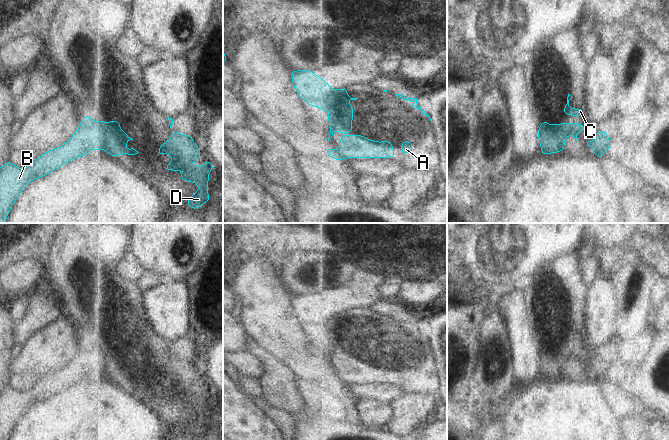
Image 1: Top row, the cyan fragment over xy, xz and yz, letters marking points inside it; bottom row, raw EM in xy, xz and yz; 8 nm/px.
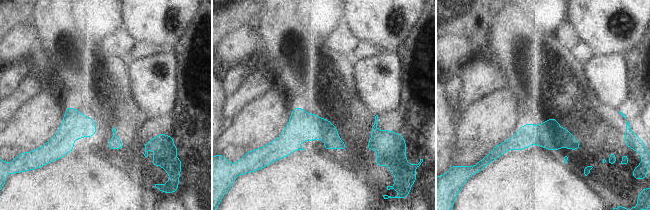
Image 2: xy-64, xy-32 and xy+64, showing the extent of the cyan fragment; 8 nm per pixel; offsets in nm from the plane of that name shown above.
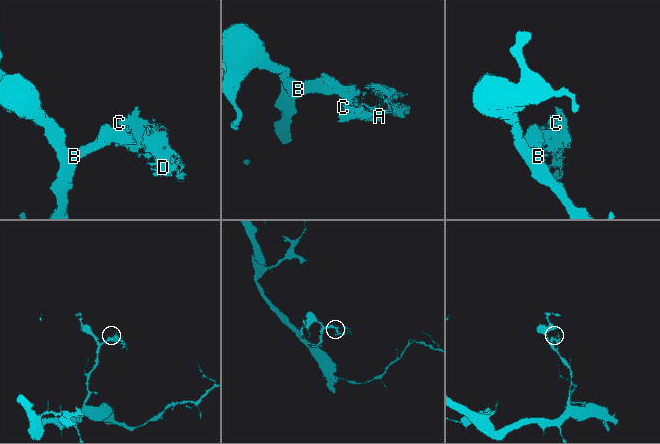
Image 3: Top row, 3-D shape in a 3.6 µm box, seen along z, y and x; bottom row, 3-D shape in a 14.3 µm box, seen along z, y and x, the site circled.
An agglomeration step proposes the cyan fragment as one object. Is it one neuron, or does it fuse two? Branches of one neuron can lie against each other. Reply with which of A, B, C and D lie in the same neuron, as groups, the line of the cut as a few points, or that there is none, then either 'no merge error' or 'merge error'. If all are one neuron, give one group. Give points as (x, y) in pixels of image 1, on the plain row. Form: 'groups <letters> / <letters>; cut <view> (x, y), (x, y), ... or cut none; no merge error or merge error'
groups A C D / B; cut xy (107, 346), (107, 368), (104, 372); merge error

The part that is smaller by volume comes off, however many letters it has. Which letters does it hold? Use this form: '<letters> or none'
A, C, D

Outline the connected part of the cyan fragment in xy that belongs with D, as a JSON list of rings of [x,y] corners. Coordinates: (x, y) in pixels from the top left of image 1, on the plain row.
[[[173,355],[171,362],[160,369],[156,378],[170,378],[171,387],[165,387],[166,395],[178,395],[180,402],[186,407],[196,407],[198,415],[190,420],[186,427],[188,433],[199,433],[204,427],[211,424],[208,418],[209,397],[214,393],[214,388],[205,383],[204,390],[195,390],[195,383],[200,382],[201,373],[193,366],[192,359],[182,359]]]

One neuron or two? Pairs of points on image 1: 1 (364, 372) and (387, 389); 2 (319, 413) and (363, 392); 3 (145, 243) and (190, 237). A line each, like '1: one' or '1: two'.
1: two
2: one
3: one

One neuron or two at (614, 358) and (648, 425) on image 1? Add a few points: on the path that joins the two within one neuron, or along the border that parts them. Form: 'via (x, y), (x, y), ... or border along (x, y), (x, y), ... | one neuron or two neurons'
border along (646, 416), (658, 419) | two neurons

